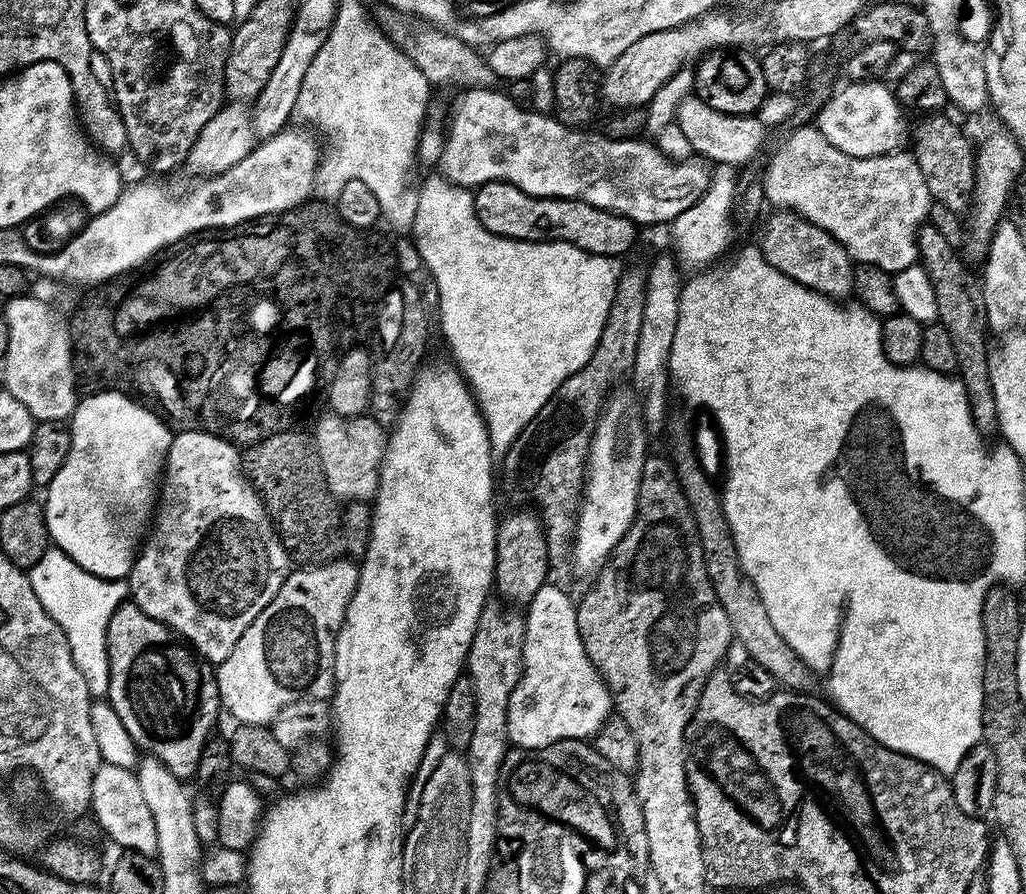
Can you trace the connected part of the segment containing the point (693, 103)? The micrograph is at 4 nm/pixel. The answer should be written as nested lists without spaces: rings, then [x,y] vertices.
[[[689,94],[678,106],[675,121],[680,124],[686,139],[697,157],[717,160],[720,166],[737,166],[750,161],[759,150],[766,132],[757,115],[731,115],[714,110],[699,95]]]

